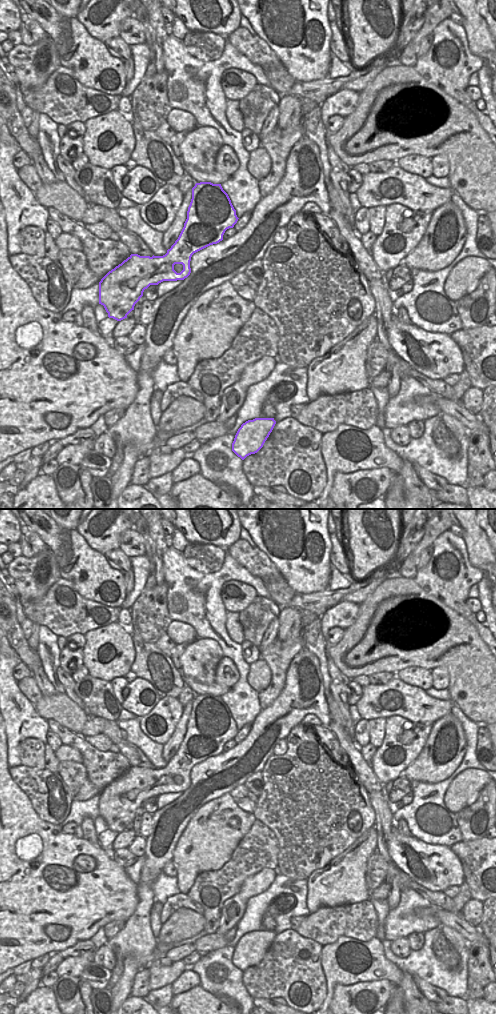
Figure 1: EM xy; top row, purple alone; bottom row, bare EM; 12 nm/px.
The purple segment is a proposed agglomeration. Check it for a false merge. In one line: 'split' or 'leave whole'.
leave whole

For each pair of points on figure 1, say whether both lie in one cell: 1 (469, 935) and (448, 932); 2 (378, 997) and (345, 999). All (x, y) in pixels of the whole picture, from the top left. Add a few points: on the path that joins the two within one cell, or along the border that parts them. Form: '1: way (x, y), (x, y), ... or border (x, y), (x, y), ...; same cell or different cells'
1: border (440, 925), (448, 925), (454, 928), (468, 943); different cells
2: way (370, 997), (353, 998); same cell

